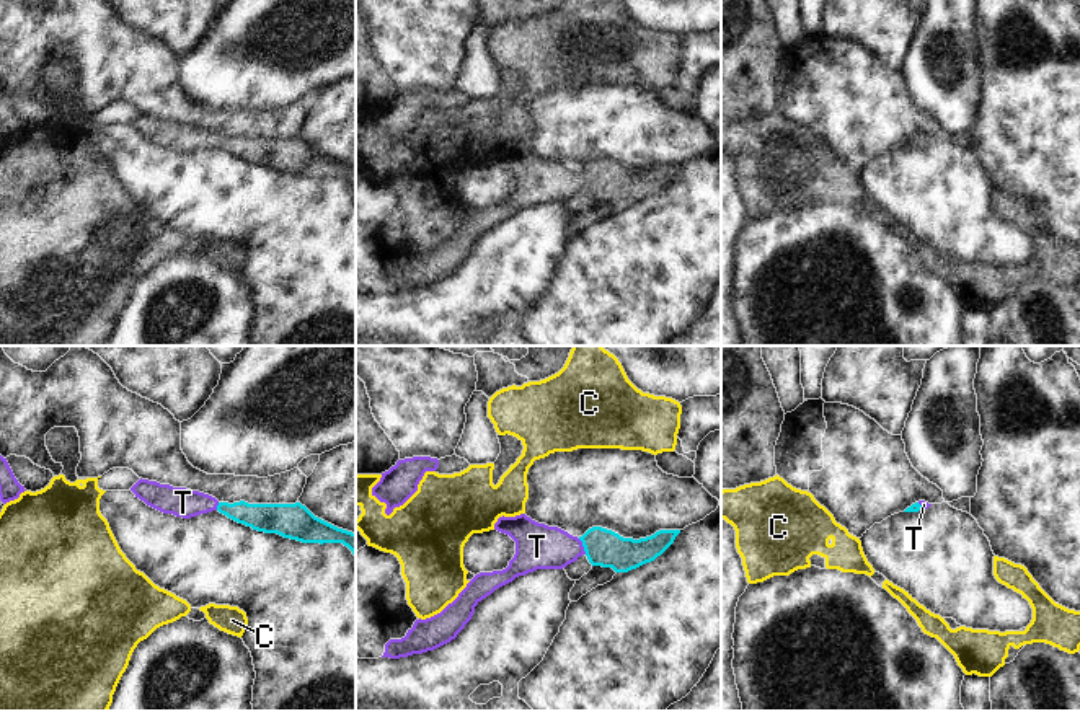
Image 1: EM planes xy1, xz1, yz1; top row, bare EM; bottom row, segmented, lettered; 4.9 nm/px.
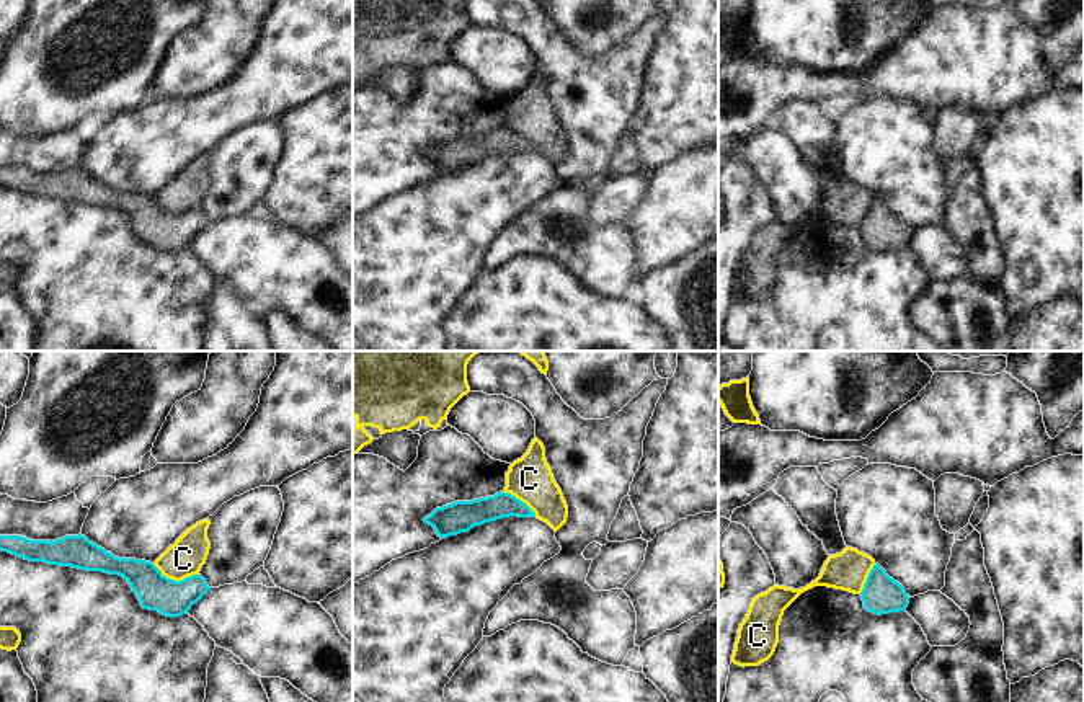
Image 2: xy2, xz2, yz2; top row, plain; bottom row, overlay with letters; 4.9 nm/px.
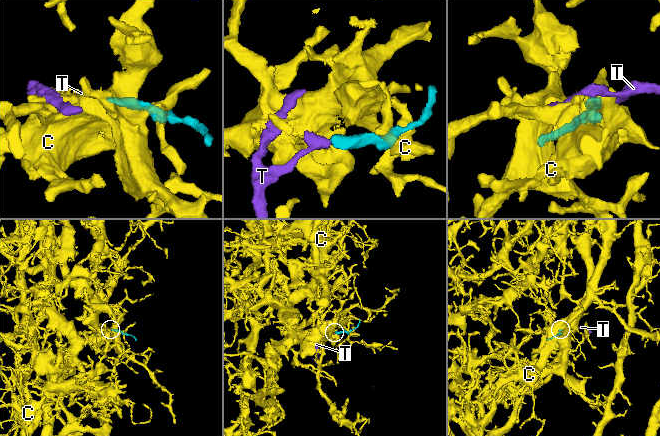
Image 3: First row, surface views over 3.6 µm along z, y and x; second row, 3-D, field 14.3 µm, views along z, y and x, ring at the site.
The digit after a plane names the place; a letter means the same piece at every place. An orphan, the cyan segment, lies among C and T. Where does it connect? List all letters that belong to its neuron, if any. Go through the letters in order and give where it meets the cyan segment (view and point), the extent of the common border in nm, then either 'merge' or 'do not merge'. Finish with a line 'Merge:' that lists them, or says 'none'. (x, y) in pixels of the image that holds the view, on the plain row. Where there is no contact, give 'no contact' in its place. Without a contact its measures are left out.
C: meets cyan in xy2 at (173, 214); contact 240 nm long; do not merge
T: meets cyan in xz1 at (583, 180); contact 90 nm long; merge
Merge: T

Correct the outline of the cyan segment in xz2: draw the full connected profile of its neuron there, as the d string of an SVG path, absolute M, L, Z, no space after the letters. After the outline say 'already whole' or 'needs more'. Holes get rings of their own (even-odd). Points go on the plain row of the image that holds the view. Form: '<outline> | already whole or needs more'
M500 126L495 131L455 136L452 139L436 142L423 155L433 160L436 168L444 173L460 167L469 167L475 160L509 150L535 152L535 147L511 127Z | already whole

